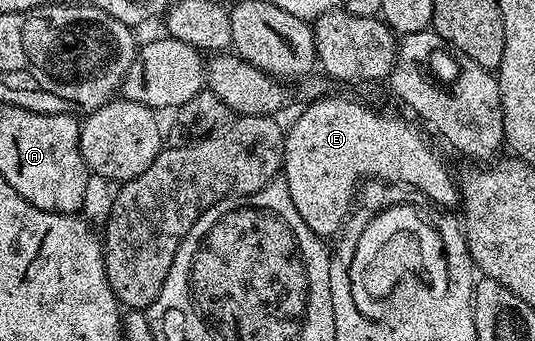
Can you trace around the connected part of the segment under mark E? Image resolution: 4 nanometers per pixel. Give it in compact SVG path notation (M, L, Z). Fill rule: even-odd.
M329 98L312 100L306 106L309 108L285 131L283 181L307 229L322 237L330 237L329 235L333 234L336 236L336 231L344 225L345 218L349 215L349 206L355 203L355 196L362 181L384 181L389 185L404 185L424 198L426 195L427 198L434 199L441 209L453 209L458 206L458 180L449 172L449 167L441 160L440 153L425 140L426 132L416 122L408 123L397 115L384 115L383 112L376 111L357 99Z

